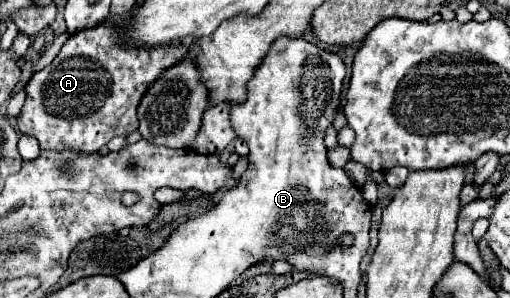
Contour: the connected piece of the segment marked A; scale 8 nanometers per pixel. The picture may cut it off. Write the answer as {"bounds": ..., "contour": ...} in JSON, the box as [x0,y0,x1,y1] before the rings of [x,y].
{"bounds":[17,24,191,152],"contour":[[[101,24],[73,34],[55,60],[35,72],[25,86],[25,104],[17,118],[19,132],[41,142],[43,150],[75,148],[99,152],[113,136],[137,130],[135,108],[159,74],[189,54],[191,38],[181,46],[159,46],[159,50],[125,46],[115,28]]]}

